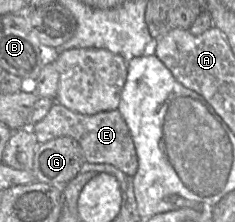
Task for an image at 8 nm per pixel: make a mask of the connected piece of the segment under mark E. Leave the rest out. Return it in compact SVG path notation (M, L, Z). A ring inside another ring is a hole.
M55 102L48 114L30 128L35 134L38 144L44 144L61 136L69 136L80 144L86 162L110 164L130 176L134 176L137 172L138 158L134 142L118 109L84 115Z

